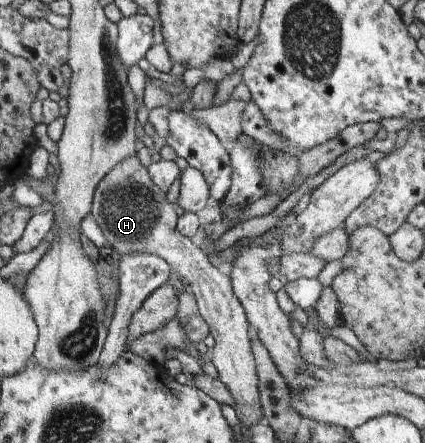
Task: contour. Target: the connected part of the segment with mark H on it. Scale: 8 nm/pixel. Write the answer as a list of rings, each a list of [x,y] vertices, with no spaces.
[[[134,155],[134,158],[125,158],[116,165],[97,186],[91,213],[110,248],[118,254],[156,255],[170,265],[172,272],[178,272],[186,280],[195,296],[200,316],[206,321],[209,334],[214,338],[212,356],[209,359],[218,371],[218,378],[232,395],[233,408],[242,426],[253,427],[264,422],[264,416],[251,349],[251,329],[245,309],[233,293],[230,278],[210,264],[208,254],[198,242],[176,230],[174,209],[174,206],[168,204],[166,194],[160,192],[160,187],[150,178],[149,170]]]

